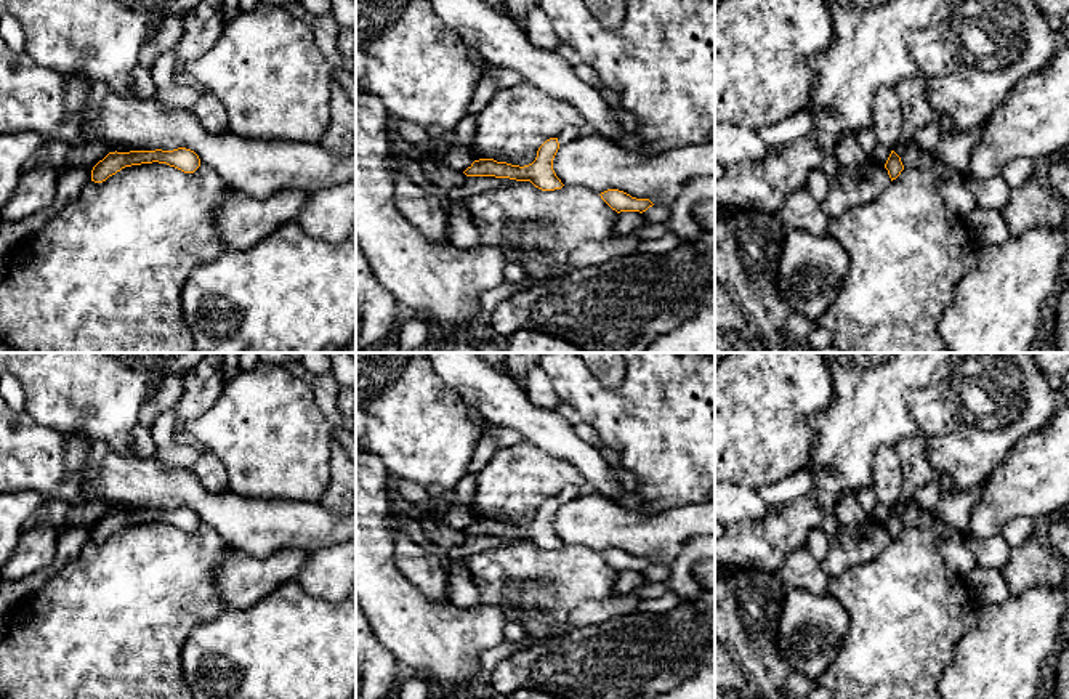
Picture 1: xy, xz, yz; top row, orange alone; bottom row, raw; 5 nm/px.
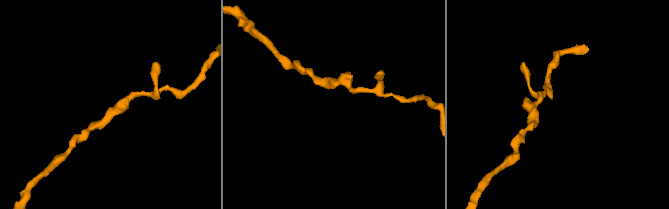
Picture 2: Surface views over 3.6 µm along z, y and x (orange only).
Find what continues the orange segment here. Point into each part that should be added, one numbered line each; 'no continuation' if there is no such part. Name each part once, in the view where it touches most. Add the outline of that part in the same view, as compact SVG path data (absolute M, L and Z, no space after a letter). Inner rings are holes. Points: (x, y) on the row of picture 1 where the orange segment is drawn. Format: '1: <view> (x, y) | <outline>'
no continuation

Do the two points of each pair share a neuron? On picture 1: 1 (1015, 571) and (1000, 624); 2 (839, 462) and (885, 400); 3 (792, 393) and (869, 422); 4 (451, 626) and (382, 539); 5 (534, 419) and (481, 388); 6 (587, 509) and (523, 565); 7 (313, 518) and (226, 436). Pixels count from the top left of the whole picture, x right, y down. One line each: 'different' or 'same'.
1: different
2: same
3: different
4: same
5: same
6: different
7: different

